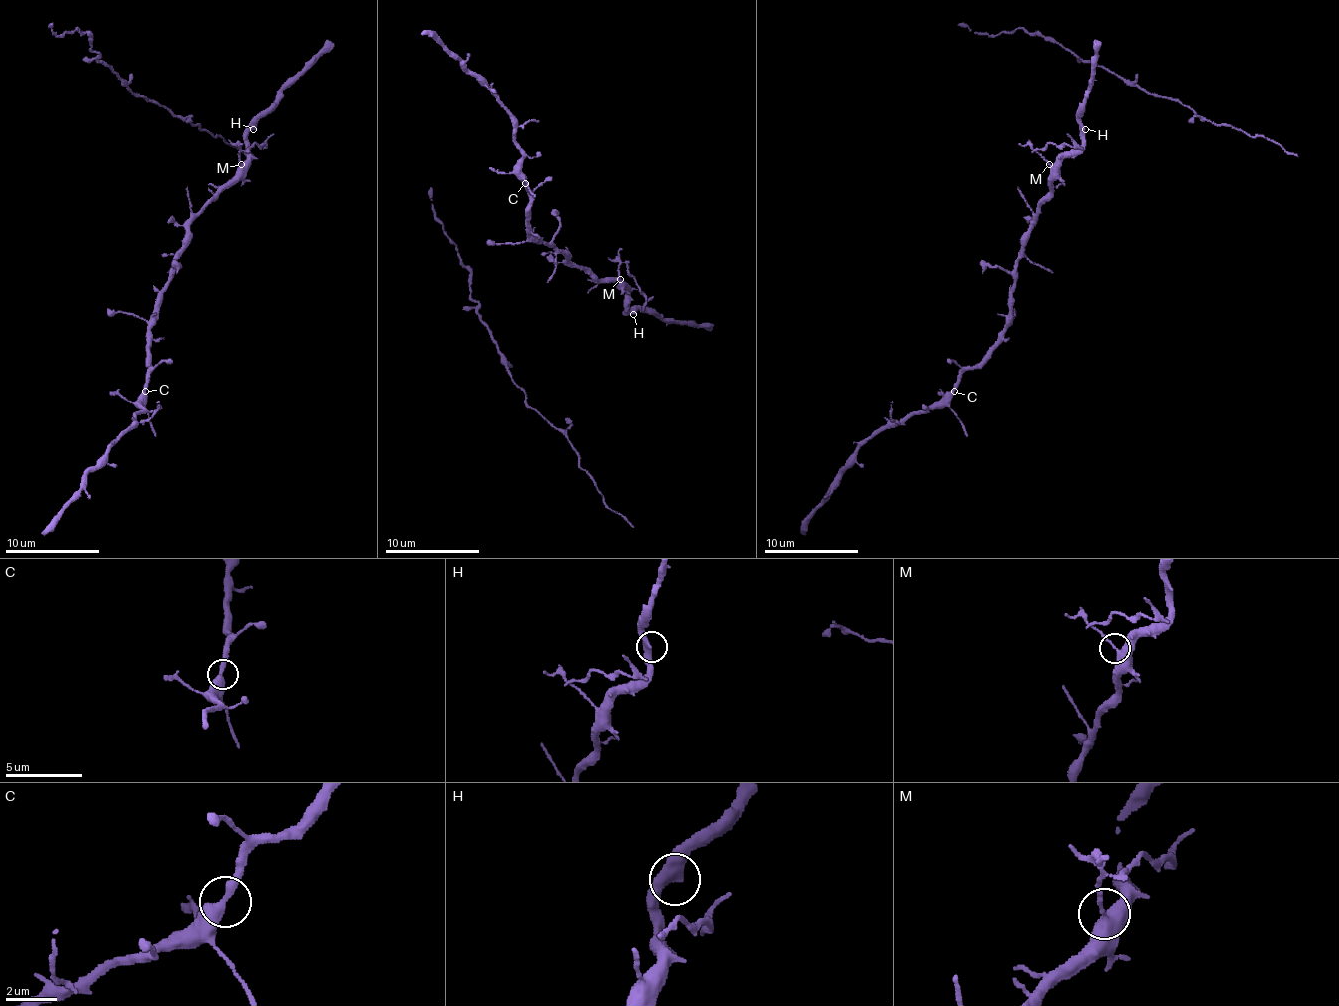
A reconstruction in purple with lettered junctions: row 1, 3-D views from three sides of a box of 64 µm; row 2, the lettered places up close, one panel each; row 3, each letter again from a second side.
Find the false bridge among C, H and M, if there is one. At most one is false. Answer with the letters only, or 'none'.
M

